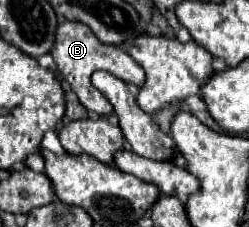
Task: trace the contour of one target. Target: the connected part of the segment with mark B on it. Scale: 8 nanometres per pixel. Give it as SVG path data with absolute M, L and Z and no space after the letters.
M63 21L59 25L59 29L57 29L57 43L55 43L53 51L51 51L51 57L55 59L55 63L57 63L63 79L71 83L71 89L77 93L81 105L87 111L97 113L99 117L111 115L113 113L113 105L105 99L105 95L101 95L101 91L97 91L91 85L89 73L101 69L101 71L107 71L107 73L119 77L121 81L133 83L137 87L141 87L141 83L145 81L145 71L131 59L129 53L125 53L121 47L113 47L113 45L101 43L97 39L97 35L93 35L91 27L87 27L83 23L77 23L77 21Z

